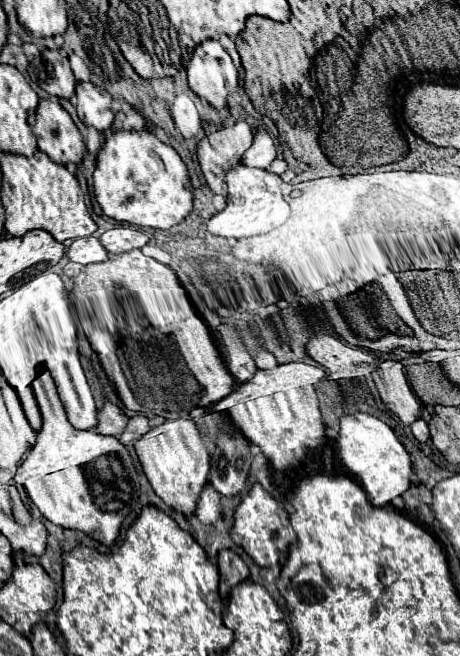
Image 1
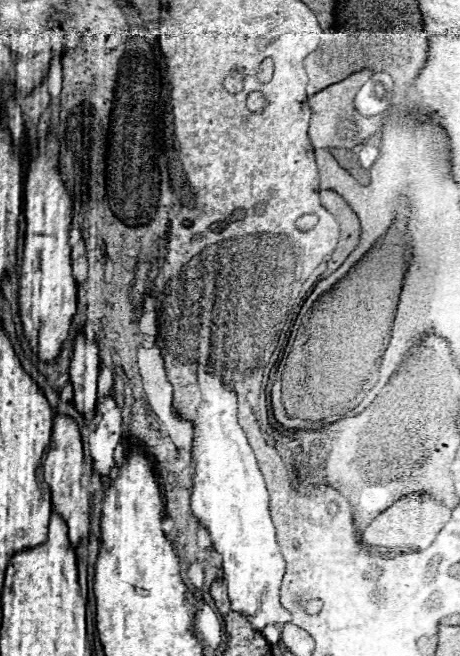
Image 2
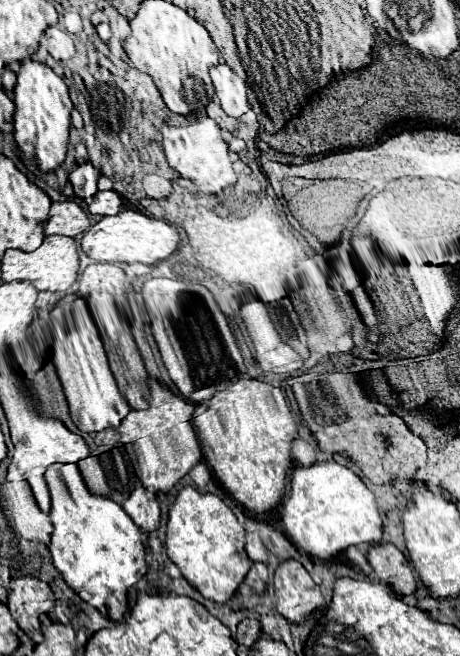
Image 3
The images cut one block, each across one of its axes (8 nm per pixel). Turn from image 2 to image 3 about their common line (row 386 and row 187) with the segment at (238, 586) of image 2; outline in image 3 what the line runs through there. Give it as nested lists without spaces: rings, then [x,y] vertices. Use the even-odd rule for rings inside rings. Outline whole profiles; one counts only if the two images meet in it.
[[[200,118],[188,126],[162,126],[162,146],[168,164],[182,176],[198,184],[204,194],[220,194],[226,186],[236,184],[232,160],[228,156],[228,144],[220,136],[220,126],[212,118]]]

